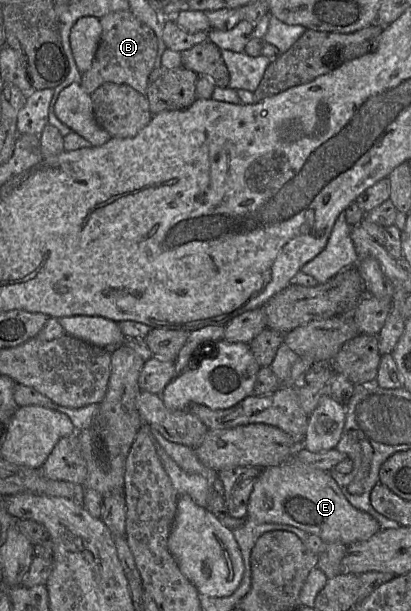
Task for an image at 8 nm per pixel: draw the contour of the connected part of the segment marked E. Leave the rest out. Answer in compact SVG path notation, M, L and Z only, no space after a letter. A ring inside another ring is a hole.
M295 455L280 465L261 469L249 498L247 519L257 524L290 525L319 536L323 542L345 545L368 540L381 530L374 517L349 503L329 472L308 465Z

